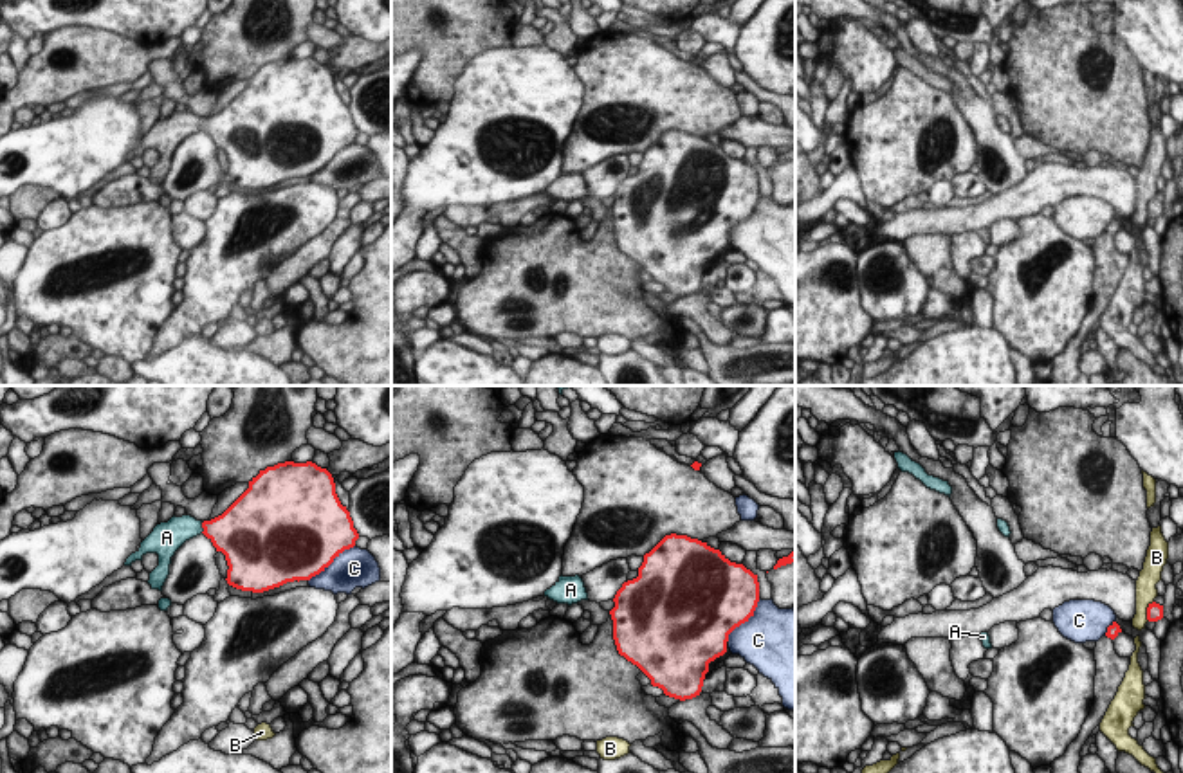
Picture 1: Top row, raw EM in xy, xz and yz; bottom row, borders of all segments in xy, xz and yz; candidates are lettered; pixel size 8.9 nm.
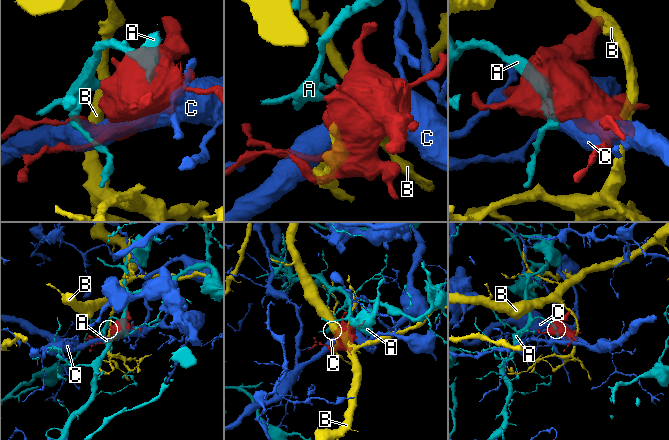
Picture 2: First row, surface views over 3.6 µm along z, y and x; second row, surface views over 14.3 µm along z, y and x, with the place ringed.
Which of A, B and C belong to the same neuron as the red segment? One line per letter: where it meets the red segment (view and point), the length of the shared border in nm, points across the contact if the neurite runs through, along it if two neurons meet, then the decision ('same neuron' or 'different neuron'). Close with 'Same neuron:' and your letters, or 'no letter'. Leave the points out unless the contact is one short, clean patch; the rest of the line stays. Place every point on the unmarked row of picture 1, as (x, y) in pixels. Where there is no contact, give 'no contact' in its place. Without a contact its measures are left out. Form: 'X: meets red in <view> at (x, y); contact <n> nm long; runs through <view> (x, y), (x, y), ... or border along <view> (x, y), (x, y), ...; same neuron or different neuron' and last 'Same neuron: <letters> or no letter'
A: meets red in xy at (202, 123); contact 100 nm long; runs through xy (229, 128), (202, 123), (177, 127); same neuron
B: meets red in yz at (1147, 208); contact 200 nm long; border along yz (1153, 197), (1147, 204), (1147, 217); different neuron
C: meets red in xy at (330, 159); contact 550 nm long; different neuron
Same neuron: A

